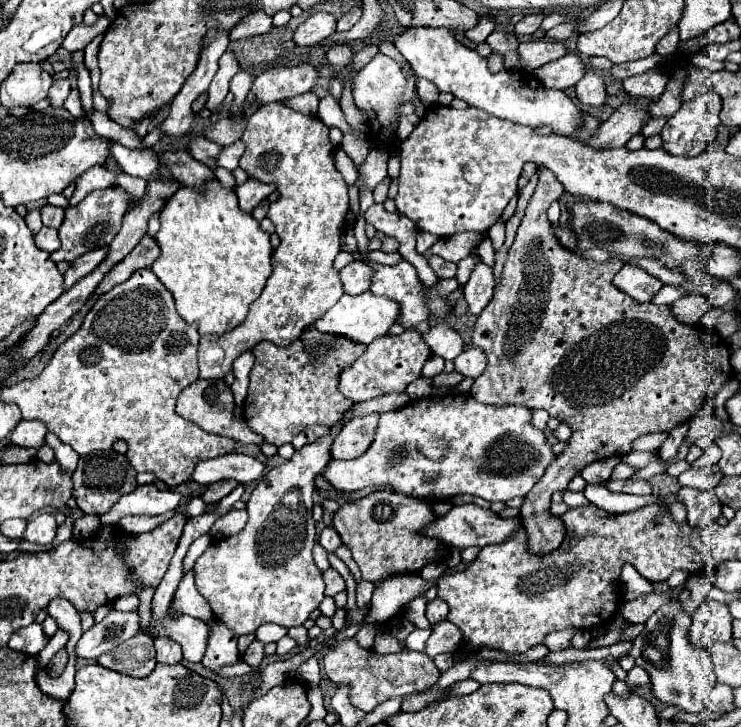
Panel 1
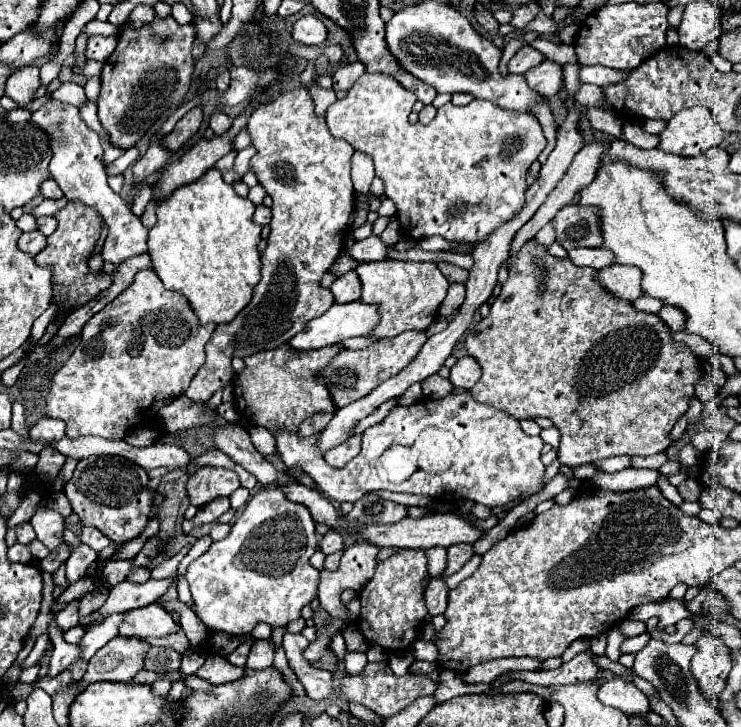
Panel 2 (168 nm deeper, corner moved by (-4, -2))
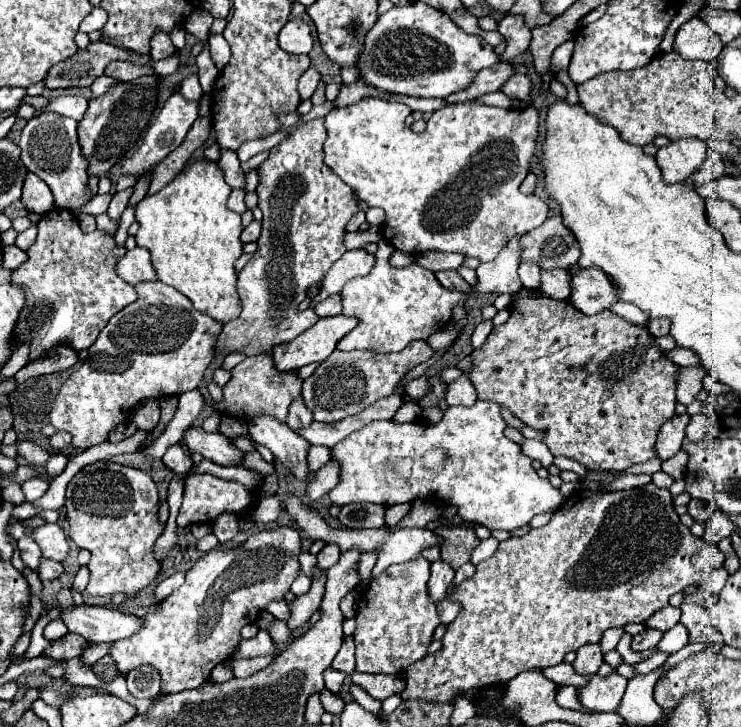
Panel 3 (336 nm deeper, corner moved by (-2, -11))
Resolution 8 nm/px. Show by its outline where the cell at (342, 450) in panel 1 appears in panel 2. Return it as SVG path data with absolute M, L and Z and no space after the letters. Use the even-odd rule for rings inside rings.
M353 436L347 442L333 446L333 450L329 450L329 454L325 454L325 462L333 468L343 468L353 456L357 456L361 450L361 436Z

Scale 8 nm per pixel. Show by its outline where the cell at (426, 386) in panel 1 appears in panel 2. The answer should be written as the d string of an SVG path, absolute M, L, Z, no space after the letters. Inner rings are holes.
M390 399L389 402L385 402L385 404L381 404L375 412L371 412L367 418L363 418L359 424L357 424L357 430L353 432L353 434L361 434L361 432L365 432L369 426L375 426L375 424L379 424L385 416L387 416L387 412L393 408L397 404L397 399Z

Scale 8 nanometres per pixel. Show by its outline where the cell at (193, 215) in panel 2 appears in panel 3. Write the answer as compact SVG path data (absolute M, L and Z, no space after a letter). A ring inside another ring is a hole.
M197 161L185 171L181 171L167 187L159 193L145 197L137 205L137 221L139 231L135 235L137 245L149 249L151 263L157 271L159 281L165 285L175 287L185 297L191 299L193 307L201 313L207 313L215 321L229 323L239 317L241 313L241 297L237 293L237 271L235 261L243 255L243 241L241 241L241 215L227 207L227 199L231 195L231 187L225 183L223 173L211 161Z

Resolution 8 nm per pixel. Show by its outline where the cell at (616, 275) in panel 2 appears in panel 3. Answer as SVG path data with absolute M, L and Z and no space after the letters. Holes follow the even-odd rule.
M599 269L571 273L571 303L587 315L599 313L619 301L619 287Z

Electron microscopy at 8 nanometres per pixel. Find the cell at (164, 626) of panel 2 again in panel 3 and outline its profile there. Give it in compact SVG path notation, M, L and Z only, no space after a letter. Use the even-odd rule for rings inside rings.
M89 605L73 607L71 611L63 609L61 619L71 633L83 635L89 643L115 643L133 637L143 627L143 619L137 615Z

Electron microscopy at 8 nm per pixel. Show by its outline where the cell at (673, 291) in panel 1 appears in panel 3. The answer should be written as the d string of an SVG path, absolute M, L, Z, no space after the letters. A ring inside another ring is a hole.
M619 301L619 303L615 303L615 307L613 307L611 311L617 313L619 317L623 317L625 321L633 323L633 325L647 325L647 323L649 323L647 315L645 315L639 307L635 307L635 305L627 303L627 301Z

